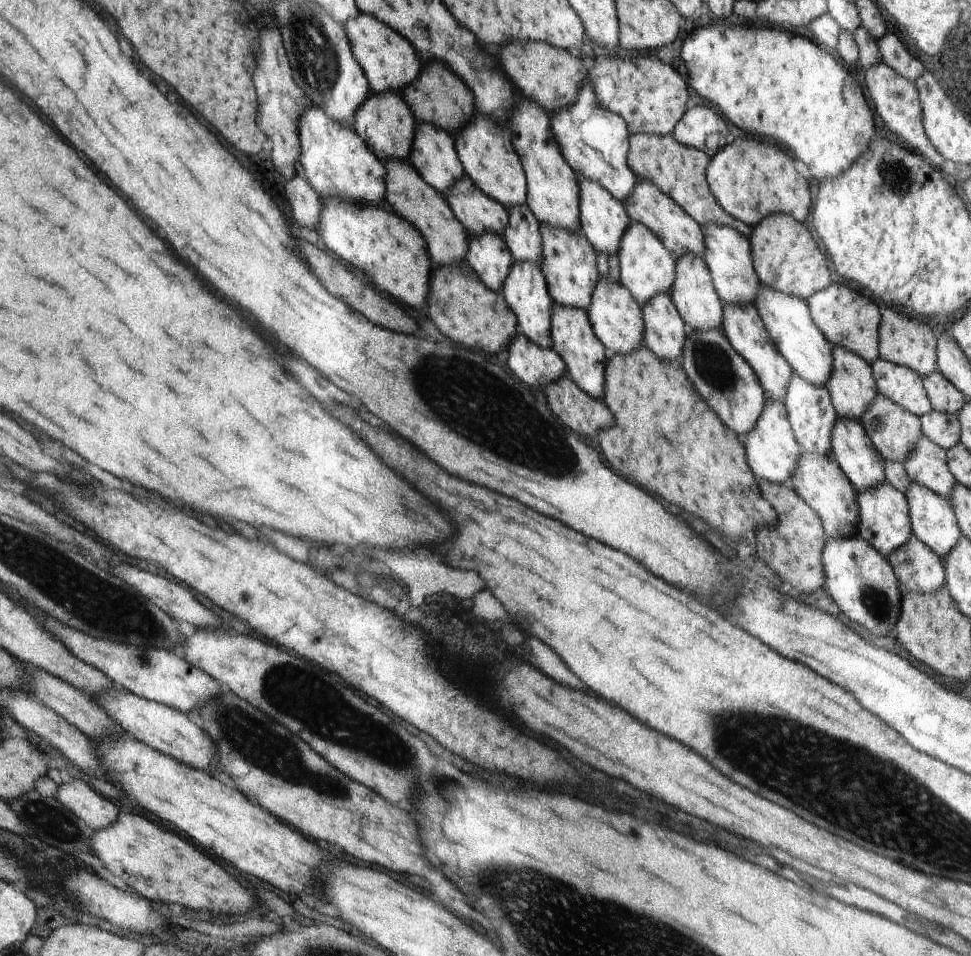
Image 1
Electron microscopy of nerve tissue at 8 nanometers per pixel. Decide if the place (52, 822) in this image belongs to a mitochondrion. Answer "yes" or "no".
yes

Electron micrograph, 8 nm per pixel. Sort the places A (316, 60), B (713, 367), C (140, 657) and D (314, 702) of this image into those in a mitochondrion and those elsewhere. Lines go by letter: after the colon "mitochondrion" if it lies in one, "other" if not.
A: mitochondrion
B: mitochondrion
C: mitochondrion
D: mitochondrion

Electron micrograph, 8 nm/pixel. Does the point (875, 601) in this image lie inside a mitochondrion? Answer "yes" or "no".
yes

